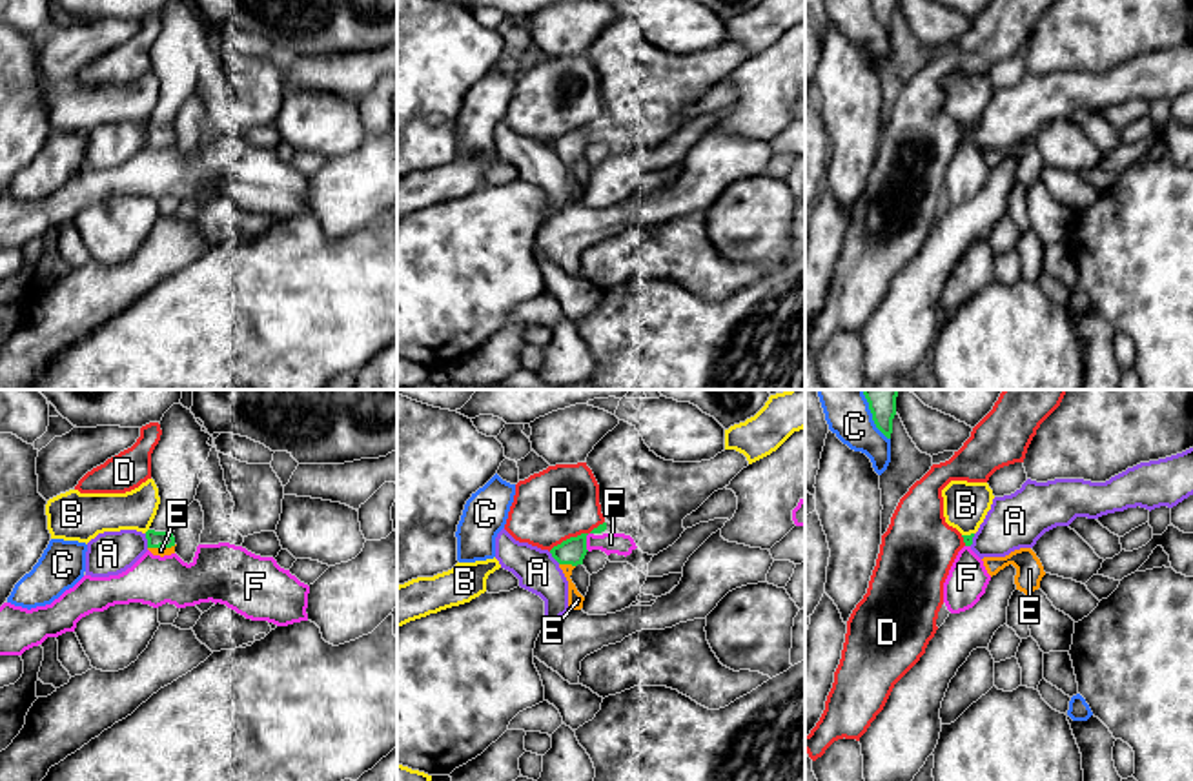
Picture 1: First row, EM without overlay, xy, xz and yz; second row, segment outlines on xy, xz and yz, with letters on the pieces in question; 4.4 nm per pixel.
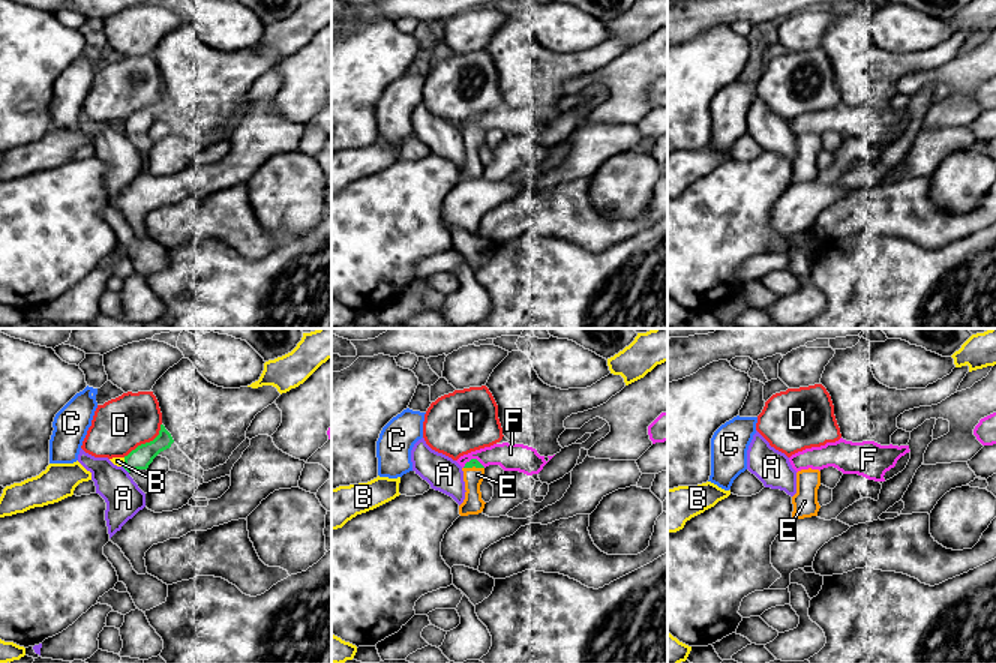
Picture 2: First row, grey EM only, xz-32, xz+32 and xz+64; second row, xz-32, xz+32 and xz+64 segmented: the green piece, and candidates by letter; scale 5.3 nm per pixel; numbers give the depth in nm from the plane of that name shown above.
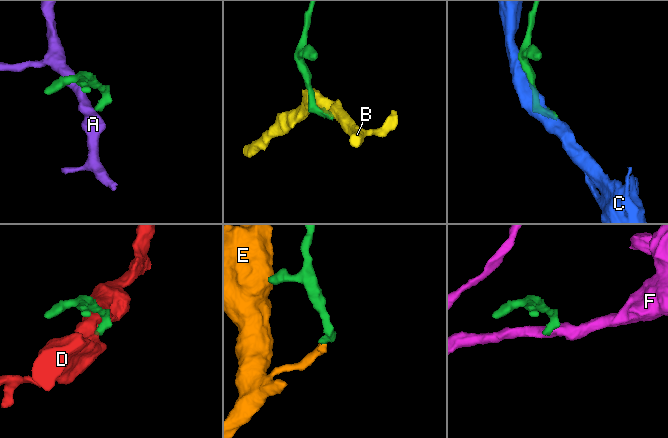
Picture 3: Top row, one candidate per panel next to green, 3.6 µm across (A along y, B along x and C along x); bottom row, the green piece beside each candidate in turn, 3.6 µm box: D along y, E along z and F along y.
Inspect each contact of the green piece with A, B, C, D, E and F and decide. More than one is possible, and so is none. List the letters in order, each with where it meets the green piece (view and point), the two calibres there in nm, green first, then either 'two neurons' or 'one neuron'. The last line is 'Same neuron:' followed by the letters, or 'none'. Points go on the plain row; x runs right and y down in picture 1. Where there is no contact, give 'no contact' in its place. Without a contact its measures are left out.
A: meets green in xy at (148, 133); 80 nm thick on the green side, 190 nm on the other; two neurons
B: meets green in yz at (968, 128); 50 nm thick on the green side, 200 nm on the other; two neurons
C: meets green in yz at (875, 15); 90 nm thick on the green side, 170 nm on the other; two neurons
D: meets green in xz at (578, 128); 120 nm thick on the green side, 320 nm on the other; two neurons
E: meets green in xz at (567, 155); 120 nm thick on the green side, 70 nm on the other; one neuron
F: meets green in xz at (585, 133); 120 nm thick on the green side, 100 nm on the other; two neurons
Same neuron: E

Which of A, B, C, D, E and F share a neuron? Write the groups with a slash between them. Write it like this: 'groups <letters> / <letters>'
groups A / B / C / D / E / F

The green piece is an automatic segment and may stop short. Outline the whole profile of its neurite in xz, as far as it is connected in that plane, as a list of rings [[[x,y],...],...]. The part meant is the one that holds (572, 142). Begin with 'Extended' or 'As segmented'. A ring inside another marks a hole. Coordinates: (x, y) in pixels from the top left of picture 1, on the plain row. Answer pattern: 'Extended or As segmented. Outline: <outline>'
Extended. Outline: [[[586,127],[570,129],[550,142],[552,149],[559,155],[566,173],[568,173],[568,204],[581,202],[585,189],[577,184],[570,167],[577,157],[583,157],[586,147]]]

